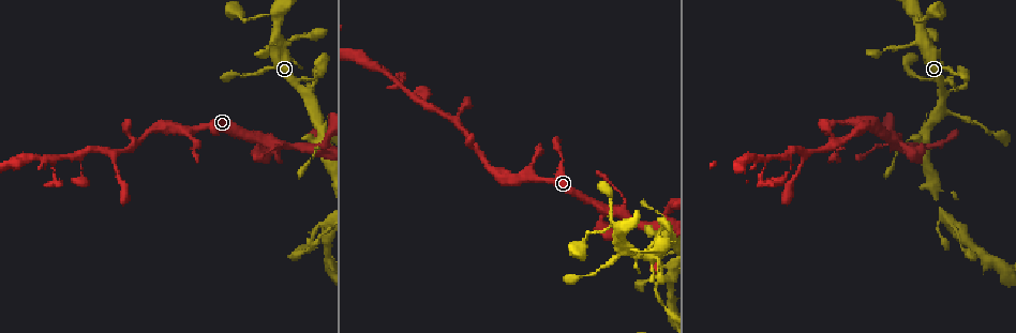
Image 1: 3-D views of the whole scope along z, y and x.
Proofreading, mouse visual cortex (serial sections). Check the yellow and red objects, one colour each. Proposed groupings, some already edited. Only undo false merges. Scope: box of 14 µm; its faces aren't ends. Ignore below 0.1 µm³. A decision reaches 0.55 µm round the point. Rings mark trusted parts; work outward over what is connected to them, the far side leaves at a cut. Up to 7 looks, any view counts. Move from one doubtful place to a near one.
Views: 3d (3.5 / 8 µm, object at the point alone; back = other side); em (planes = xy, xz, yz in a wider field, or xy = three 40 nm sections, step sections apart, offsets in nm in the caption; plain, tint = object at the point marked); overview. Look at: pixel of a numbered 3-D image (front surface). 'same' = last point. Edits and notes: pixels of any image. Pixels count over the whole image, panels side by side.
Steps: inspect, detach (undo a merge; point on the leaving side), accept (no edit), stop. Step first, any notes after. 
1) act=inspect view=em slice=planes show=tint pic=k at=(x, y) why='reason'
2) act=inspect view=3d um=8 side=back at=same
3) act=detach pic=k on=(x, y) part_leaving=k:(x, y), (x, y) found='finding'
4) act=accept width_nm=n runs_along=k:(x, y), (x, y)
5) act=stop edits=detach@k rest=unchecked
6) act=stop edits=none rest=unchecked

act=inspect view=3d um=3.5 pic=1 at=(187, 128) why='sharp bend'

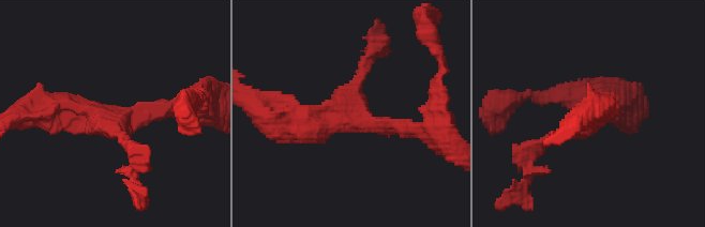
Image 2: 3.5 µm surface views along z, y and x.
act=inspect view=em slice=xy step=2 show=tint pic=2 at=(108, 118) why='need the tissue'

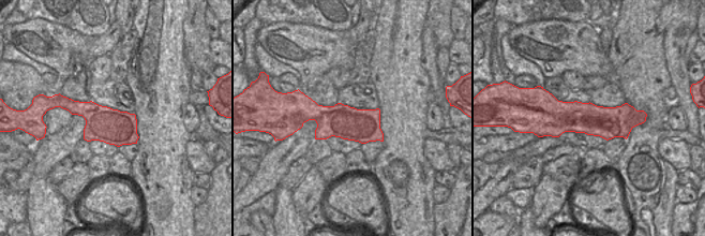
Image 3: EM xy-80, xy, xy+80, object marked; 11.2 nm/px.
act=inspect view=em slice=planes show=tint at=same why='cut it another way'

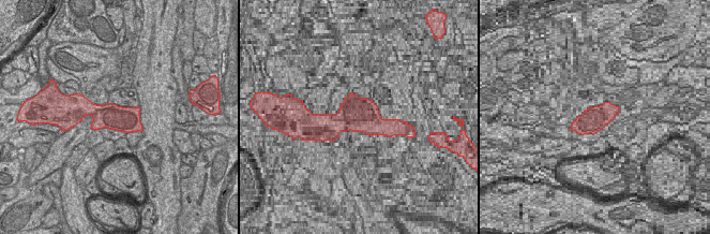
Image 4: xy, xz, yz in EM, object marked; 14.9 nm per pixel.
act=accept width_nm=380 runs_along=2:(416, 131), (344, 111), (278, 123) found='one cell here'

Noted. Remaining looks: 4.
act=inspect view=em slice=xy step=1 show=tint pic=1 at=(114, 151) why='two arms in line, one across'

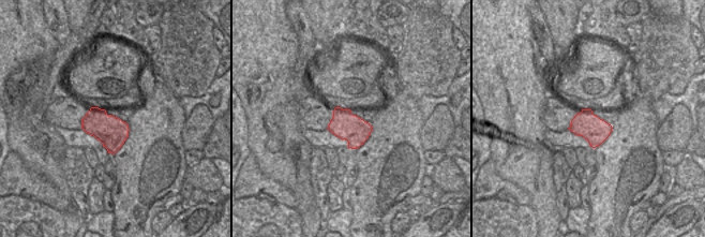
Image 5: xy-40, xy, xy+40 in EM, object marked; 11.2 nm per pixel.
act=inspect view=3d um=3.5 side=back at=same why='see where the arms go'

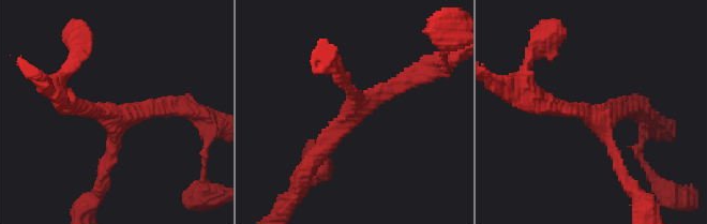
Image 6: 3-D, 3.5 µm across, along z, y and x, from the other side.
act=accept arms=3 runs_along=6:(312, 160), (364, 102), (421, 72) found='one cell here'

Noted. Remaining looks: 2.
act=inspect view=3d um=8 pic=1 at=(942, 105) why='three-way junction'

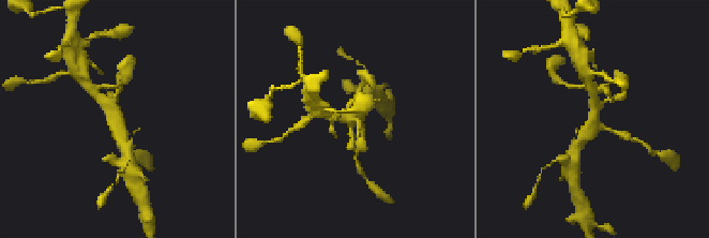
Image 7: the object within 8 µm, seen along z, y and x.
act=inspect view=em slice=xy step=3 show=tint pic=7 at=(594, 121) arms=3 arm_widths_nm=150,350,400

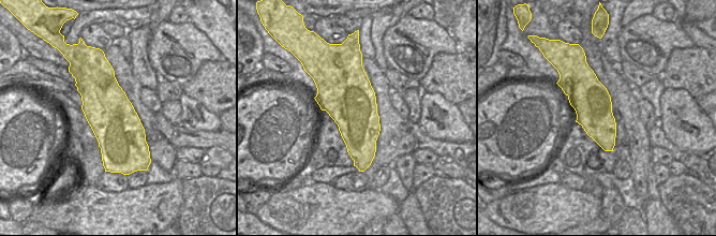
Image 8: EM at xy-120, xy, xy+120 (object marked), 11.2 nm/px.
act=accept runs_along=7:(100, 97), (117, 114), (125, 146) found='all the same cell'

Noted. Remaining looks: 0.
act=stop edits=none rest=unchecked

